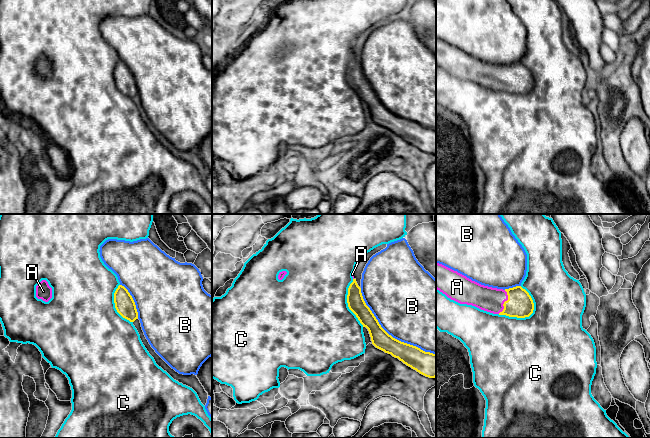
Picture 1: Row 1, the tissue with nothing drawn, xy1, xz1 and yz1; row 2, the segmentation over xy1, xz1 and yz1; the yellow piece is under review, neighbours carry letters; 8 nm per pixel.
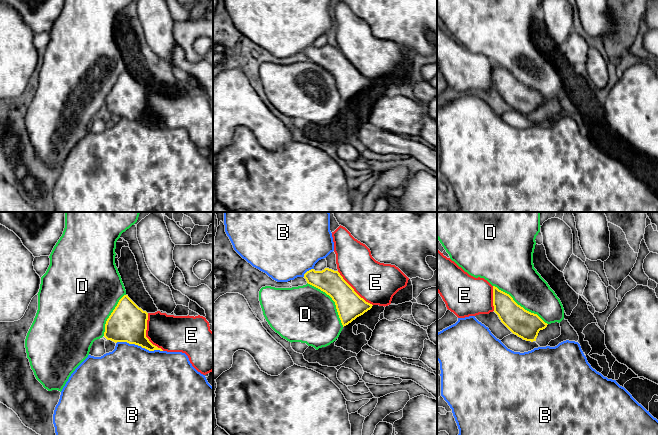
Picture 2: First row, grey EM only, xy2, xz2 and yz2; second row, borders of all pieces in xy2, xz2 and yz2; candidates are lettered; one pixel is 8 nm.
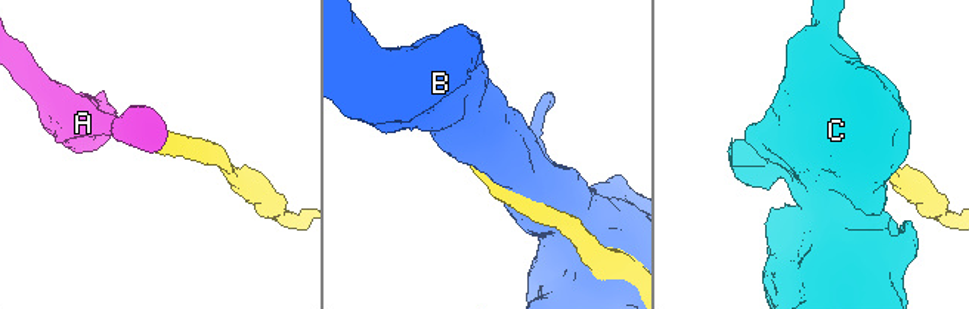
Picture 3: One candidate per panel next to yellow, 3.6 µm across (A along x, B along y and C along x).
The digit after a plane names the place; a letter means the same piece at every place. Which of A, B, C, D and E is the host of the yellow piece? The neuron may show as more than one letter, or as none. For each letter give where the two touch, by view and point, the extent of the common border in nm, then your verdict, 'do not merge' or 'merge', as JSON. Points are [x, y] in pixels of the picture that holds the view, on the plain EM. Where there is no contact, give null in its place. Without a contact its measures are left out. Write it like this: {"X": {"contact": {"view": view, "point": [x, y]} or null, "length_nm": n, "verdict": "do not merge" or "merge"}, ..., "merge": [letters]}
{"A": {"contact": {"view": "yz1", "point": [504, 78]}, "length_nm": 200, "verdict": "merge"}, "B": {"contact": {"view": "xz1", "point": [388, 110]}, "length_nm": 800, "verdict": "do not merge"}, "C": {"contact": {"view": "yz1", "point": [521, 93]}, "length_nm": 300, "verdict": "do not merge"}, "D": {"contact": {"view": "yz2", "point": [519, 81]}, "length_nm": 550, "verdict": "do not merge"}, "E": {"contact": {"view": "xy2", "point": [145, 110]}, "length_nm": 340, "verdict": "do not merge"}, "merge": ["A"]}

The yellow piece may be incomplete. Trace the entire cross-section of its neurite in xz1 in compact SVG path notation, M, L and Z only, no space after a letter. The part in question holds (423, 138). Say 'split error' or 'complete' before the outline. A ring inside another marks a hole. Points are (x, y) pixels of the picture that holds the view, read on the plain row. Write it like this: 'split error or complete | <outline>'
complete | M353 55L348 64L347 79L349 85L356 91L363 103L368 105L372 120L376 124L398 134L426 153L436 153L436 130L425 128L389 111L366 81L356 55Z

